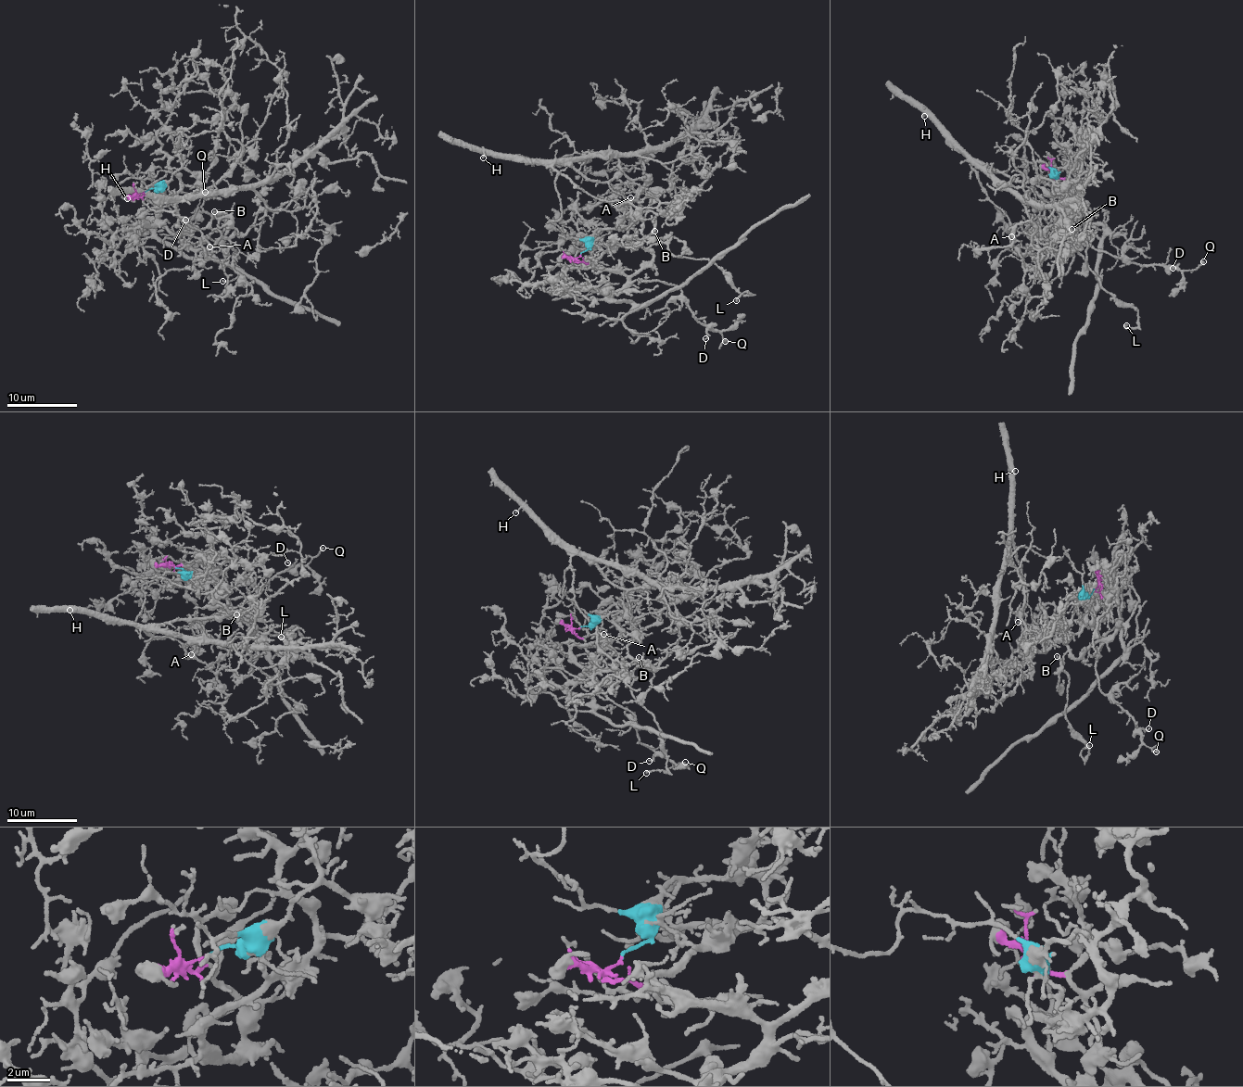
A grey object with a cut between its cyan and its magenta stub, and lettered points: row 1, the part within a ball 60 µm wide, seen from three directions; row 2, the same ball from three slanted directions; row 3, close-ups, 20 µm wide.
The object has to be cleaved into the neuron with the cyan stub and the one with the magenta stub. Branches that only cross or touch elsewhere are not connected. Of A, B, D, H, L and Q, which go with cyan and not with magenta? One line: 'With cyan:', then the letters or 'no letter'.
With cyan: A, H

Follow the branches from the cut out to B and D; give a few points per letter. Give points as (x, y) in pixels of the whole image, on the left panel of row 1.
B: (145, 193), (137, 195), (145, 195), (153, 204), (157, 220), (171, 233), (205, 227), (215, 211)
D: (145, 193), (137, 195), (153, 204), (160, 224), (184, 233), (195, 228), (188, 227), (194, 218), (184, 221)

